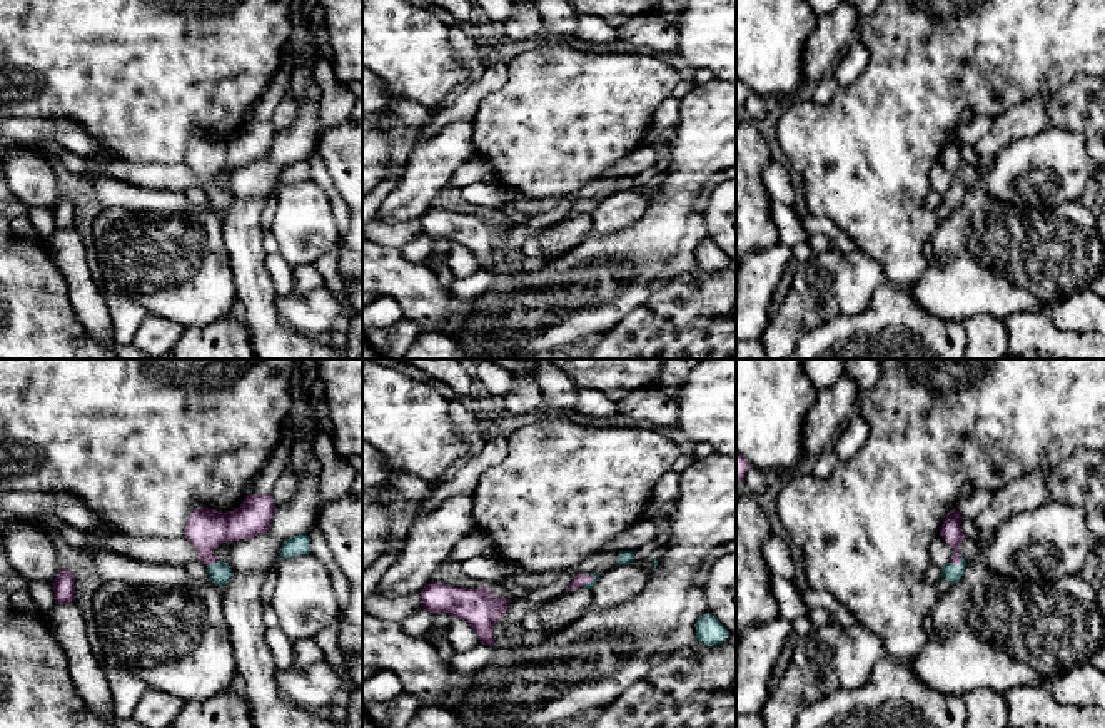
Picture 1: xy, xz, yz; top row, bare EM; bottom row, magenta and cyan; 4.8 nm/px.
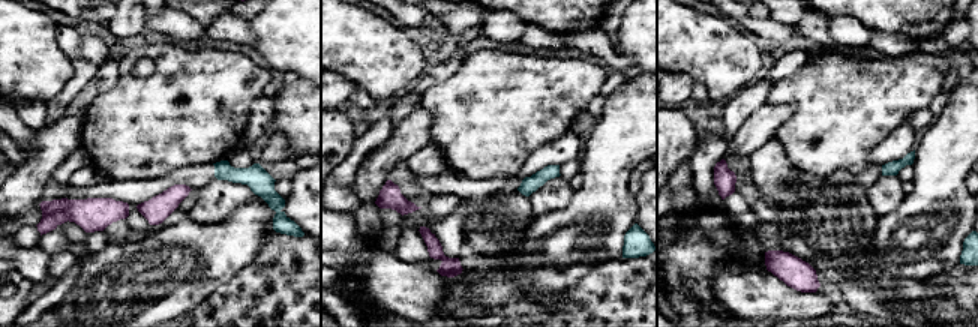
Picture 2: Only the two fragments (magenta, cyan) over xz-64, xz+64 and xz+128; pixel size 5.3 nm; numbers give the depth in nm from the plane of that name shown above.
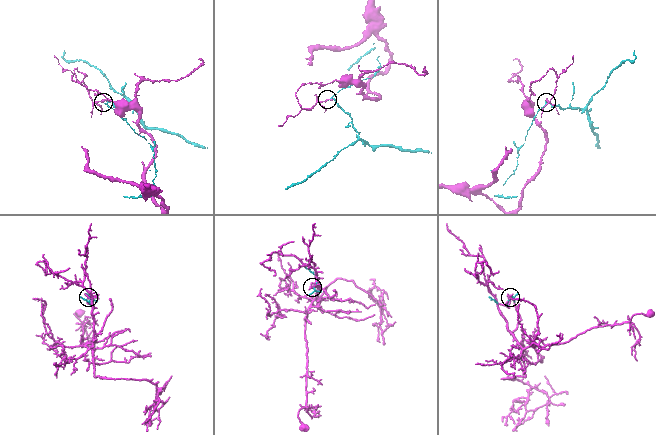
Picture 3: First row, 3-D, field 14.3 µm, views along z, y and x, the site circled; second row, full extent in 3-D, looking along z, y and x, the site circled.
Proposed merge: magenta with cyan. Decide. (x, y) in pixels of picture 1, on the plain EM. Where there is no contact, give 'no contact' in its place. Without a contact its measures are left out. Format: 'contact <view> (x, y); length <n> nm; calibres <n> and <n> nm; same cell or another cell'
contact yz (957, 191); length 60 nm; calibres 100 and 80 nm; another cell

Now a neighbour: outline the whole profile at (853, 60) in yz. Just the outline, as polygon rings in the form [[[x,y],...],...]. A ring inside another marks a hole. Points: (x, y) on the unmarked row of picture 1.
[[[855,38],[850,47],[841,53],[831,75],[840,87],[848,87],[856,82],[866,70],[870,52],[860,38]]]

